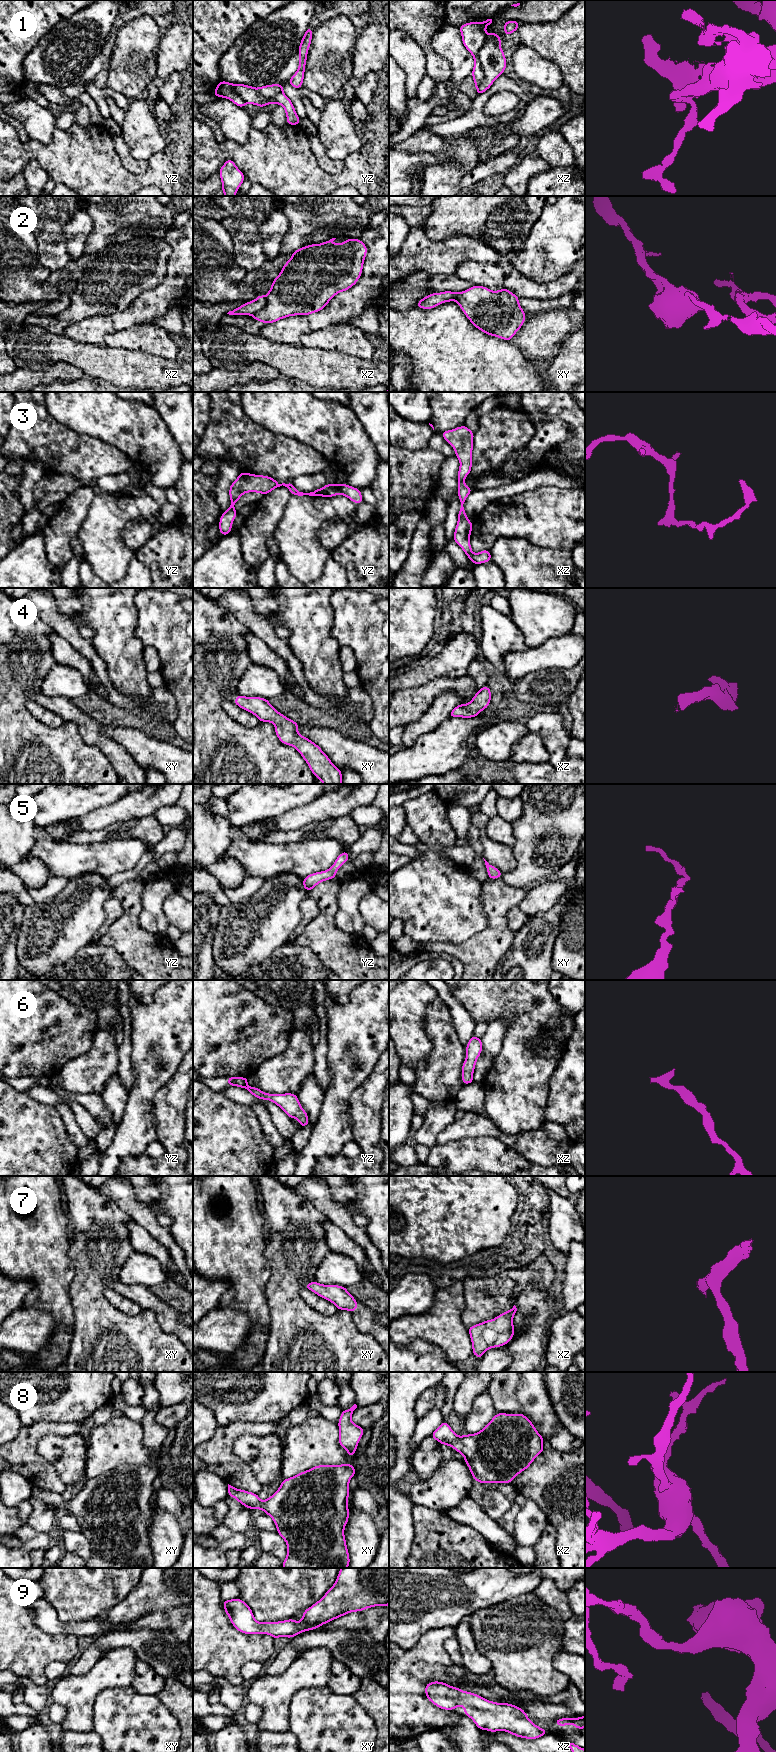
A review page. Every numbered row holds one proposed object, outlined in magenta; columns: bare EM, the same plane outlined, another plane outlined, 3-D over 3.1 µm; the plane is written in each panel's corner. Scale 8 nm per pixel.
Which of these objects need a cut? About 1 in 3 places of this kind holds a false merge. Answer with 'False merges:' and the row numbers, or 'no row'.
False merges: 1, 2

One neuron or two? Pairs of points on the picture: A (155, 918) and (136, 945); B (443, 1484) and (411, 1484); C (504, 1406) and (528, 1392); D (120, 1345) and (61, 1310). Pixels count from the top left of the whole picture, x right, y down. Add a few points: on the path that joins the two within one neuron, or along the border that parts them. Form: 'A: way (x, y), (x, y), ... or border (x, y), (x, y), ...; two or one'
A: border (141, 907), (139, 924), (150, 932), (165, 935); two
B: way (435, 1484), (419, 1484); one
C: border (518, 1382), (516, 1397), (521, 1412); two
D: border (69, 1294), (73, 1311), (72, 1340); two

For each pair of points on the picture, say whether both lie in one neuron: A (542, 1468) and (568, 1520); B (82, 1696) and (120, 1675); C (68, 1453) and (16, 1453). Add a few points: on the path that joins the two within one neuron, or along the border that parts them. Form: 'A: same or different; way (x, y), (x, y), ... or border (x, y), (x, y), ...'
A: same; way (555, 1481), (568, 1495), (568, 1507)
B: same; way (91, 1687), (104, 1674), (111, 1673)
C: different; border (47, 1432), (39, 1439), (36, 1450), (55, 1470)

